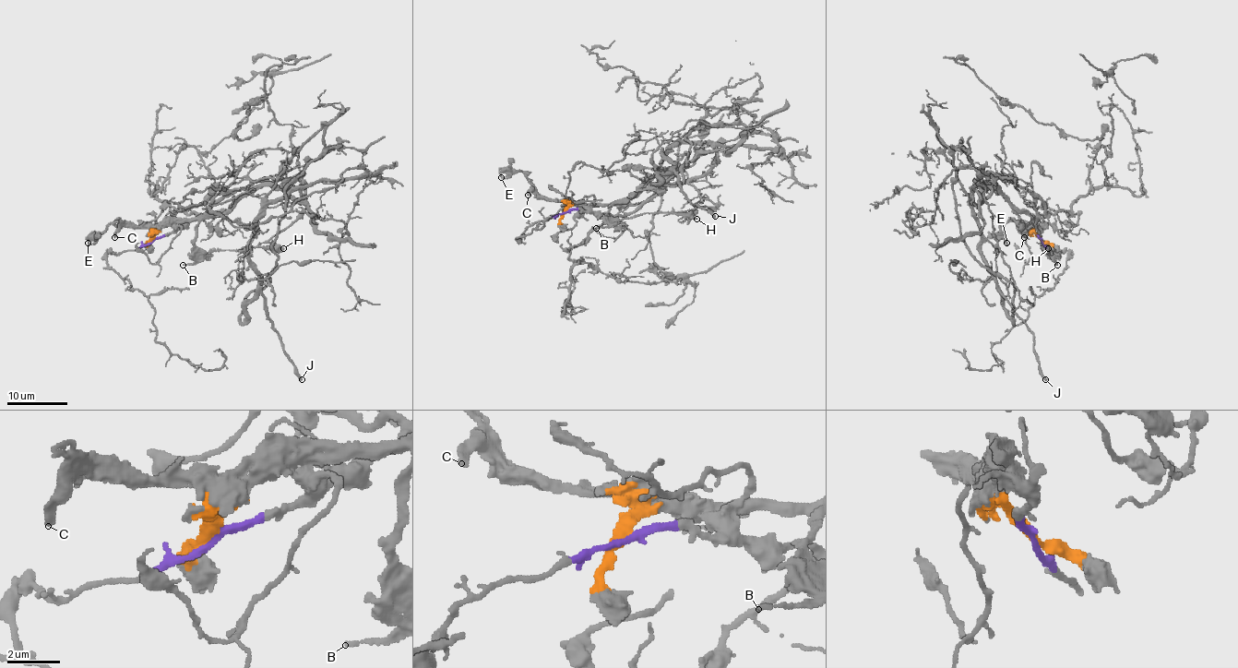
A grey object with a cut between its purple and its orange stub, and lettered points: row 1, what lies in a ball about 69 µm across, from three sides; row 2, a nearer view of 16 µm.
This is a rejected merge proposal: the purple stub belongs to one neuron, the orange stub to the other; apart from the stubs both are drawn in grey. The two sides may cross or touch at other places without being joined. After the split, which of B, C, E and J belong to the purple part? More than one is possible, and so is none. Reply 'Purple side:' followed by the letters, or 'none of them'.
Purple side: J

